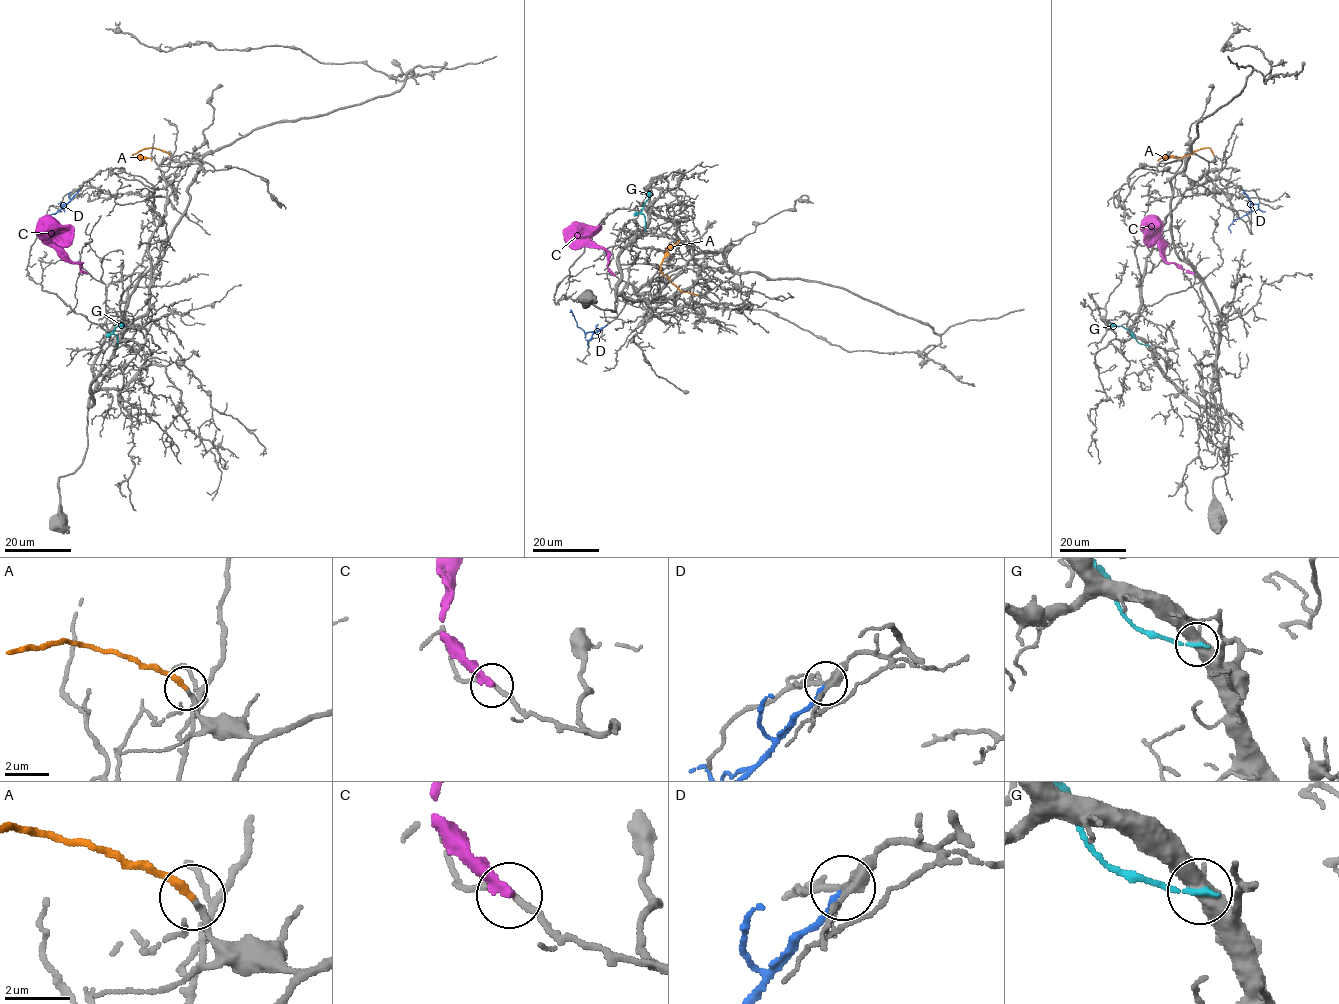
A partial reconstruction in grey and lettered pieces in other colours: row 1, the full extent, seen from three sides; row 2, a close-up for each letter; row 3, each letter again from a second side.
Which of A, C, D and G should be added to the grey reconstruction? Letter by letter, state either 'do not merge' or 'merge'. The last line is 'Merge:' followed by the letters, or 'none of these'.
A: merge
C: do not merge
D: do not merge
G: do not merge
Merge: A

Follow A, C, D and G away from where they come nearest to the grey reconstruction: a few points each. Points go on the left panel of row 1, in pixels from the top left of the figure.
A: (170, 154), (152, 148), (132, 155), (147, 157), (151, 161)
C: (87, 273), (80, 270), (79, 262), (69, 258), (54, 224), (44, 216)
D: (79, 190), (49, 215), (43, 227), (44, 233)
G: (117, 345), (113, 331), (121, 325)

